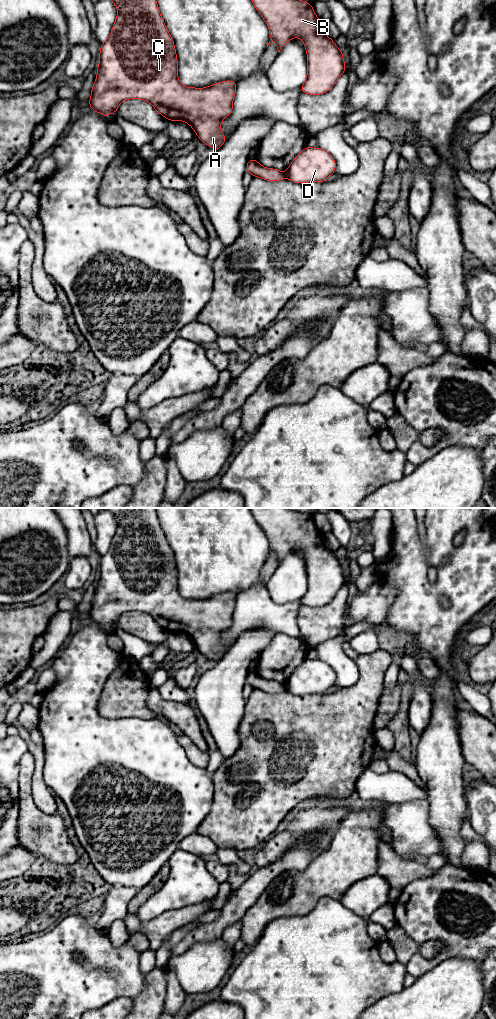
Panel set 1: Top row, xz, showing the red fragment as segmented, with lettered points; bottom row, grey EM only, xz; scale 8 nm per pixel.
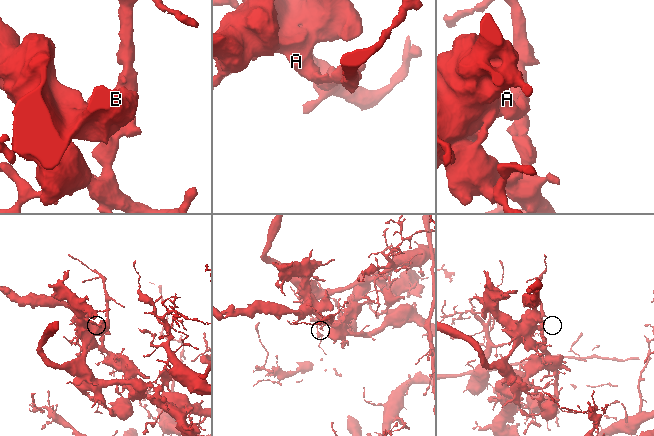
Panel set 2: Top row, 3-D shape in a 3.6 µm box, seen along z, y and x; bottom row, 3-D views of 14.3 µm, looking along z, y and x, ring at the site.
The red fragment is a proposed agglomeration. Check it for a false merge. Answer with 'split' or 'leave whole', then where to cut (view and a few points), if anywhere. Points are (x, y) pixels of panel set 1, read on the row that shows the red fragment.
split | xz (285, 173), (287, 177)

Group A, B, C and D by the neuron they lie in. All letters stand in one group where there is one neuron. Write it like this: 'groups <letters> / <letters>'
groups A B C / D

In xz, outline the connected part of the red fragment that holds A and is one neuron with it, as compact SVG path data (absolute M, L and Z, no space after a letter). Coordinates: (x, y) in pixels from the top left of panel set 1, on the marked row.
M111 0L117 8L116 20L110 36L101 43L97 76L88 101L92 111L105 118L118 111L124 100L139 99L149 102L168 121L184 121L192 127L199 140L215 151L227 140L220 129L222 121L233 111L237 82L225 80L208 87L196 88L182 85L178 78L178 59L174 40L161 16L156 0Z

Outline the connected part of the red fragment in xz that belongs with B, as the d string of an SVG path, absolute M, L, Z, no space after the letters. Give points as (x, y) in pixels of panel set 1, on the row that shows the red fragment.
M251 0L251 1L252 1L255 9L259 12L259 14L261 15L261 17L263 18L263 20L265 21L265 23L267 24L267 26L269 28L270 41L267 44L267 47L269 46L270 42L273 40L276 44L278 52L280 52L282 47L288 41L292 40L294 37L298 37L300 40L303 41L304 47L306 49L306 54L307 54L307 75L306 75L306 79L305 79L303 85L300 88L300 91L302 93L305 93L305 94L308 94L308 95L322 95L322 94L330 91L334 87L336 82L339 80L341 75L347 70L347 68L345 66L345 61L344 61L344 58L343 58L343 52L335 45L334 40L332 40L331 38L329 38L326 35L324 25L323 25L323 21L320 20L316 16L316 14L314 12L314 9L312 7L312 3L308 3L308 2L305 2L303 0Z

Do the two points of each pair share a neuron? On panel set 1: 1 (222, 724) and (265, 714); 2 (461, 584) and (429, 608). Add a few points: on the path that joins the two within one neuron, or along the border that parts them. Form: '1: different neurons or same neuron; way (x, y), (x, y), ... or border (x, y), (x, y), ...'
1: different neurons; border (247, 699), (237, 730), (239, 743)
2: same neuron; way (451, 585), (444, 585), (431, 598)

